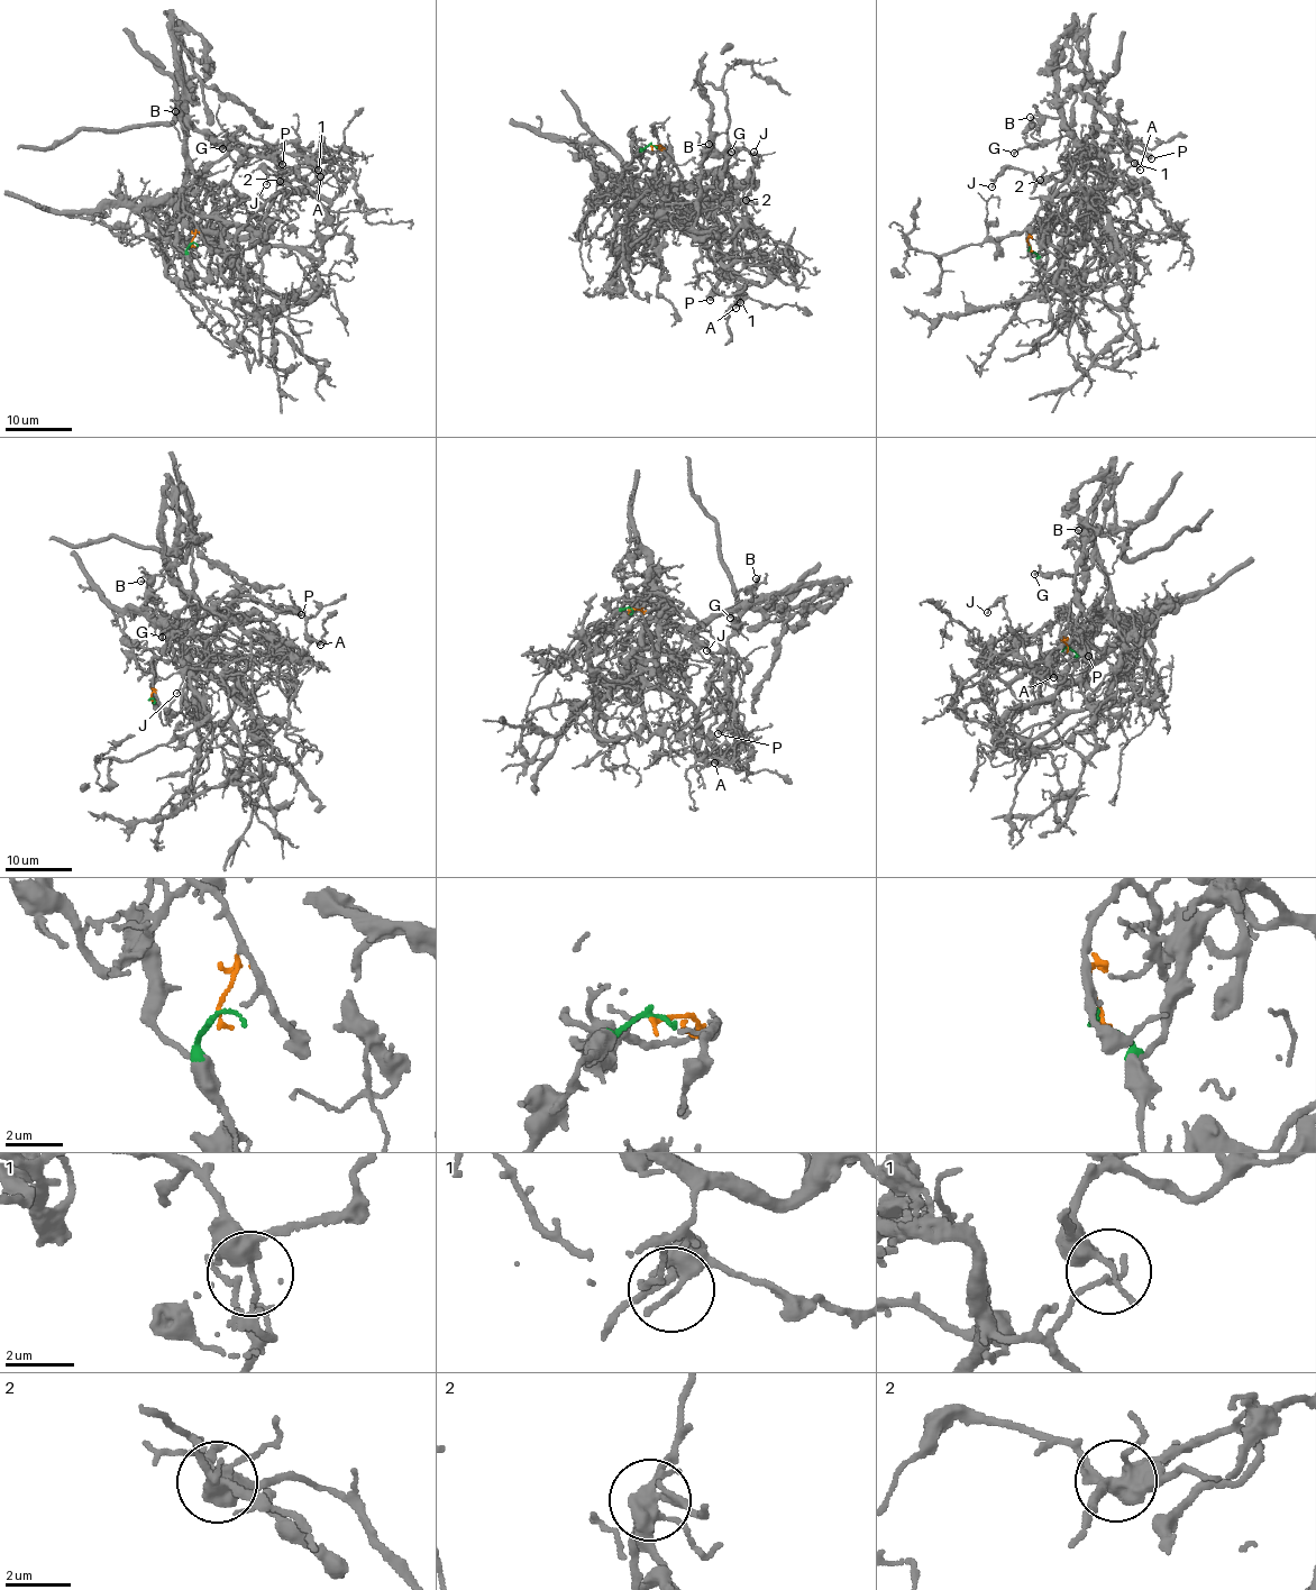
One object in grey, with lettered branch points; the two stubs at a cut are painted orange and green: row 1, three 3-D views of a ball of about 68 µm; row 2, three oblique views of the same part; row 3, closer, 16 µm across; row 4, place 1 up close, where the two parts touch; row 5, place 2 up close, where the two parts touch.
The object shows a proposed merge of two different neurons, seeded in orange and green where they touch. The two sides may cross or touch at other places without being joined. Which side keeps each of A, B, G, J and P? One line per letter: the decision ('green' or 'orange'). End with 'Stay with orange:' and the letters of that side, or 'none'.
A: green
B: green
G: green
J: green
P: green
Stay with orange: none

